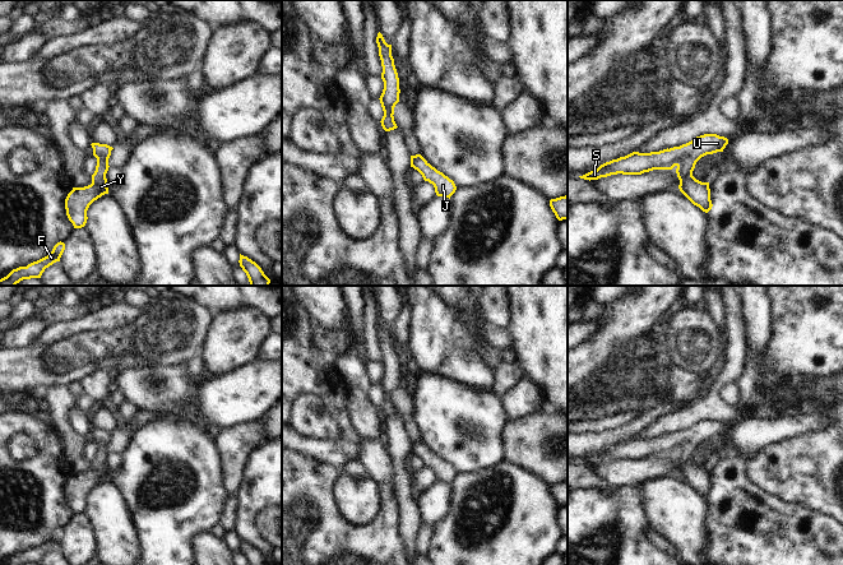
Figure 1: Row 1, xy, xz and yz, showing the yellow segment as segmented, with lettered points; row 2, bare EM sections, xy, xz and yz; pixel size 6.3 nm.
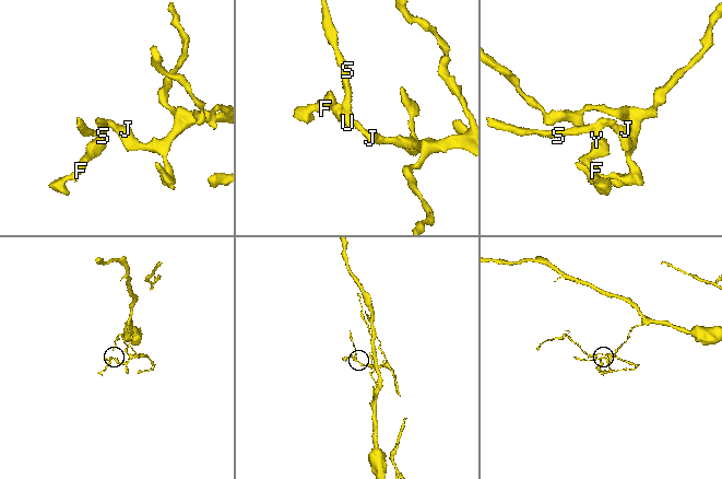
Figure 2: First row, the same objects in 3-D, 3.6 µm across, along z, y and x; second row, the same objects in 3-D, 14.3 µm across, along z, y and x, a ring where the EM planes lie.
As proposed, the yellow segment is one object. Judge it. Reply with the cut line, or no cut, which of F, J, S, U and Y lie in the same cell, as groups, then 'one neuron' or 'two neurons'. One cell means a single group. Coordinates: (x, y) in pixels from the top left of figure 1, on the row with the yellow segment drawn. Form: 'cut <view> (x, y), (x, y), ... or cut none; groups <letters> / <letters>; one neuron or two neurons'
cut none; groups F J S U Y; one neuron

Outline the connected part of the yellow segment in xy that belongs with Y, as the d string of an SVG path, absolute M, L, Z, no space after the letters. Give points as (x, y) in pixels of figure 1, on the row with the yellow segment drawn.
M92 143L93 156L97 158L96 171L92 175L92 184L84 187L73 187L65 199L65 209L74 228L82 228L87 223L89 205L105 194L108 194L106 173L112 147Z

